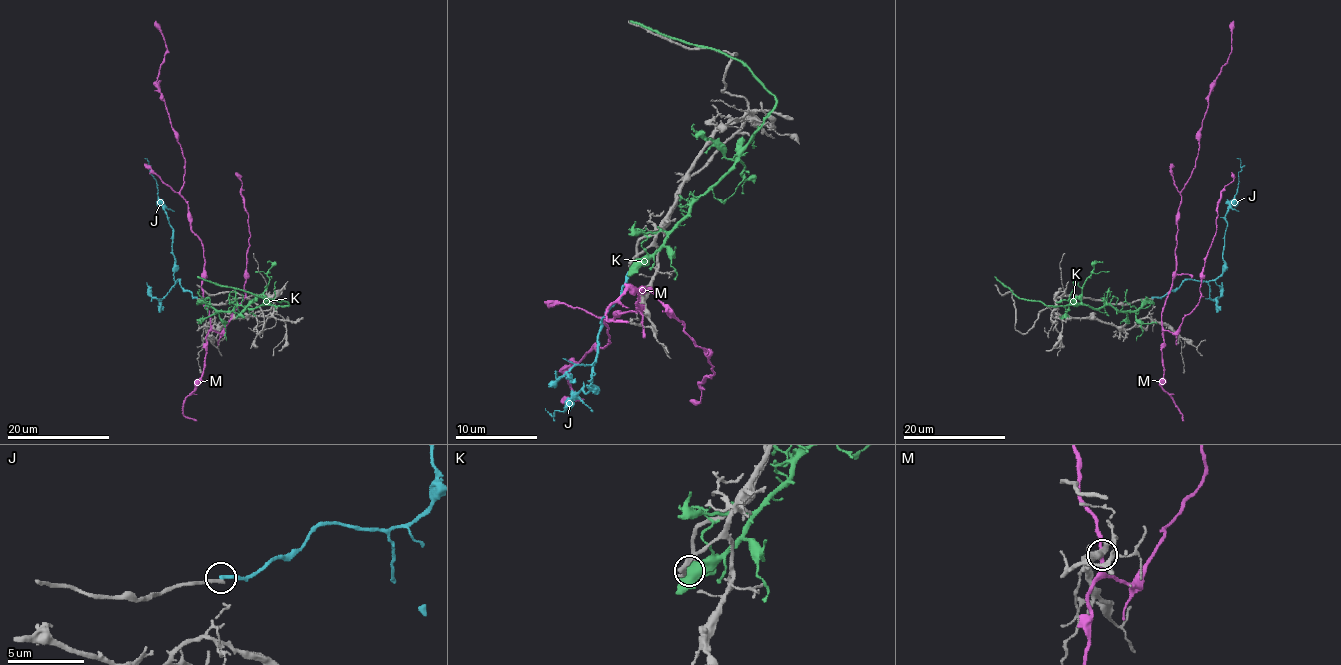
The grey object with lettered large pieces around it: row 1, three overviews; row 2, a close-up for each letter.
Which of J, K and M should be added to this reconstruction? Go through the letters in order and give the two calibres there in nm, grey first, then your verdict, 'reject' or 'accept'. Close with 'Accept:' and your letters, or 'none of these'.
J: calibres 280 and 300 nm; reject
K: calibres 240 and 480 nm; reject
M: calibres 420 and 220 nm; reject
Accept: none of these

